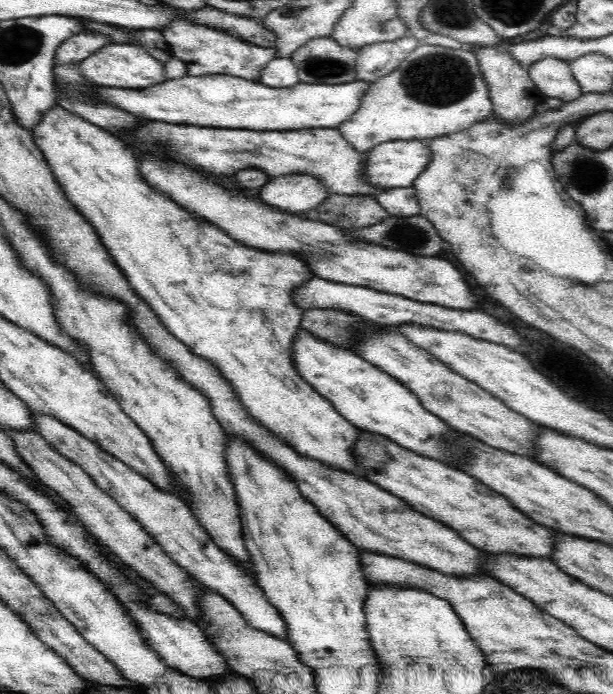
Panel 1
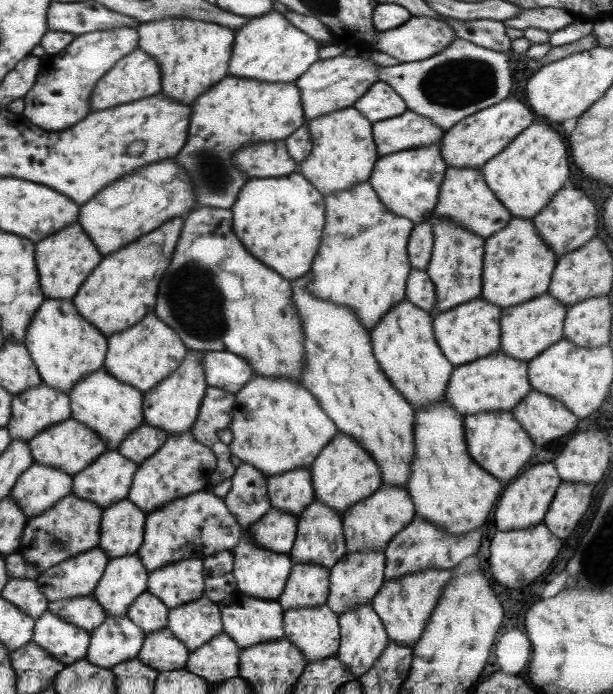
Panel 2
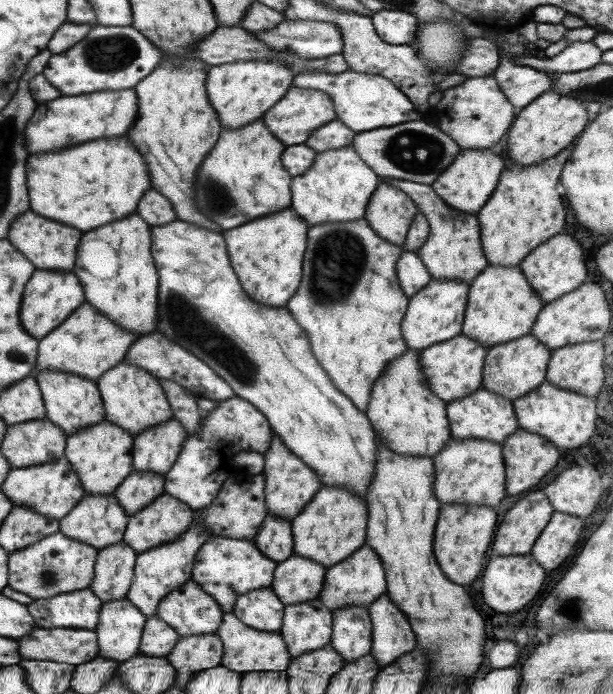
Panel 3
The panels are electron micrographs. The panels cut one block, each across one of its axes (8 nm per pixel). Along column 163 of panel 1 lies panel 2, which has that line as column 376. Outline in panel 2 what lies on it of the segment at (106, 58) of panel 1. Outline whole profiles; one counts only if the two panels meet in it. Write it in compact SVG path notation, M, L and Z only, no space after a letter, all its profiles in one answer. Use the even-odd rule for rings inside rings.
M341 54L325 60L318 58L317 62L313 62L293 83L299 89L303 120L306 121L352 106L361 94L365 94L365 90L377 81L377 68L373 61Z

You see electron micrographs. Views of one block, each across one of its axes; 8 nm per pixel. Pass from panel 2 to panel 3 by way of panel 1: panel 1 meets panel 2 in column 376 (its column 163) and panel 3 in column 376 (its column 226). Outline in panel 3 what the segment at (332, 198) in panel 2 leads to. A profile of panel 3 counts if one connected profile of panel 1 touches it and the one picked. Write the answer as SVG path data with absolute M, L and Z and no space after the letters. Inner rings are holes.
M365 219L313 226L307 230L307 250L303 256L301 286L285 304L293 320L305 330L311 352L333 386L338 387L361 412L367 408L374 382L384 373L383 370L391 360L401 356L407 349L401 336L400 322L408 298L402 293L395 278L393 264L402 252L402 247L389 244L374 234Z

